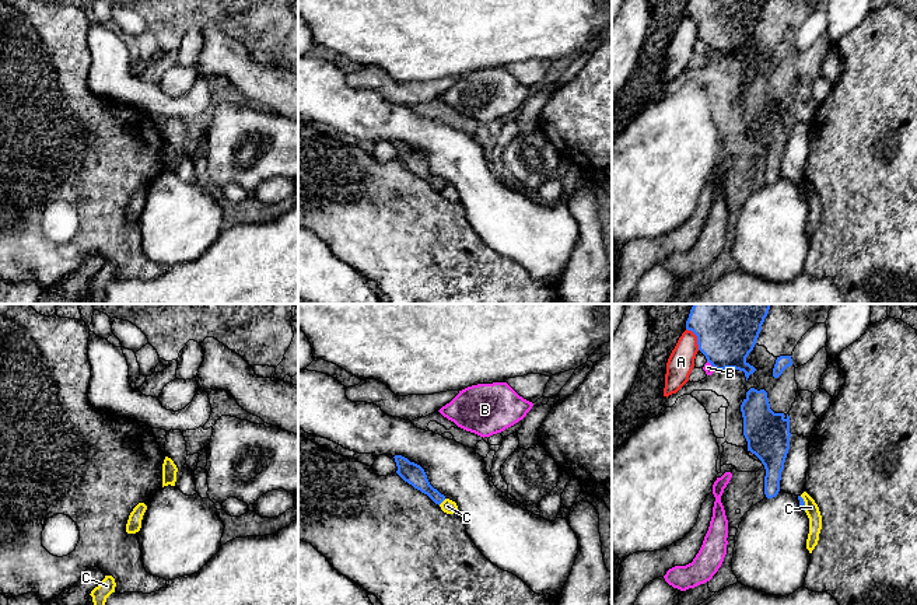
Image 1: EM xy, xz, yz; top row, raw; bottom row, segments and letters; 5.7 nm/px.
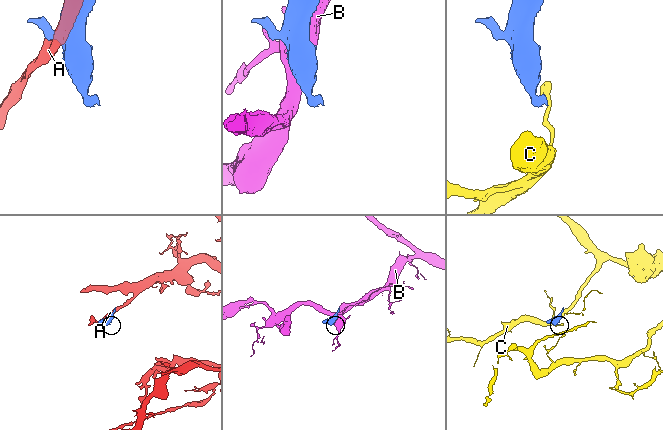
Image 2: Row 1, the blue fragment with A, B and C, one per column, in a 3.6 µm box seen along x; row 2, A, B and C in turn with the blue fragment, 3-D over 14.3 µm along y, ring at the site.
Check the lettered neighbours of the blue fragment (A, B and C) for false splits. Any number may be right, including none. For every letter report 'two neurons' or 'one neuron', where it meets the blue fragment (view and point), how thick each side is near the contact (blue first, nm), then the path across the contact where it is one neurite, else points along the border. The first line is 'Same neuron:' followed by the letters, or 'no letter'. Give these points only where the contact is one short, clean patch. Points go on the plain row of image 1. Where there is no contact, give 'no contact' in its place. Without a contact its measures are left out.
Same neuron: no letter
A: two neurons; contact yz (697, 24); calibres 300 and 150 nm
B: two neurons; contact yz (711, 51); calibres 300 and 50 nm
C: two neurons; contact xz (441, 188); calibres 120 and 80 nm; border xz (445, 185), (438, 191)

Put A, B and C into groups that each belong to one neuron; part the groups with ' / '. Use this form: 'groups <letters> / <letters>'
groups A / B / C

